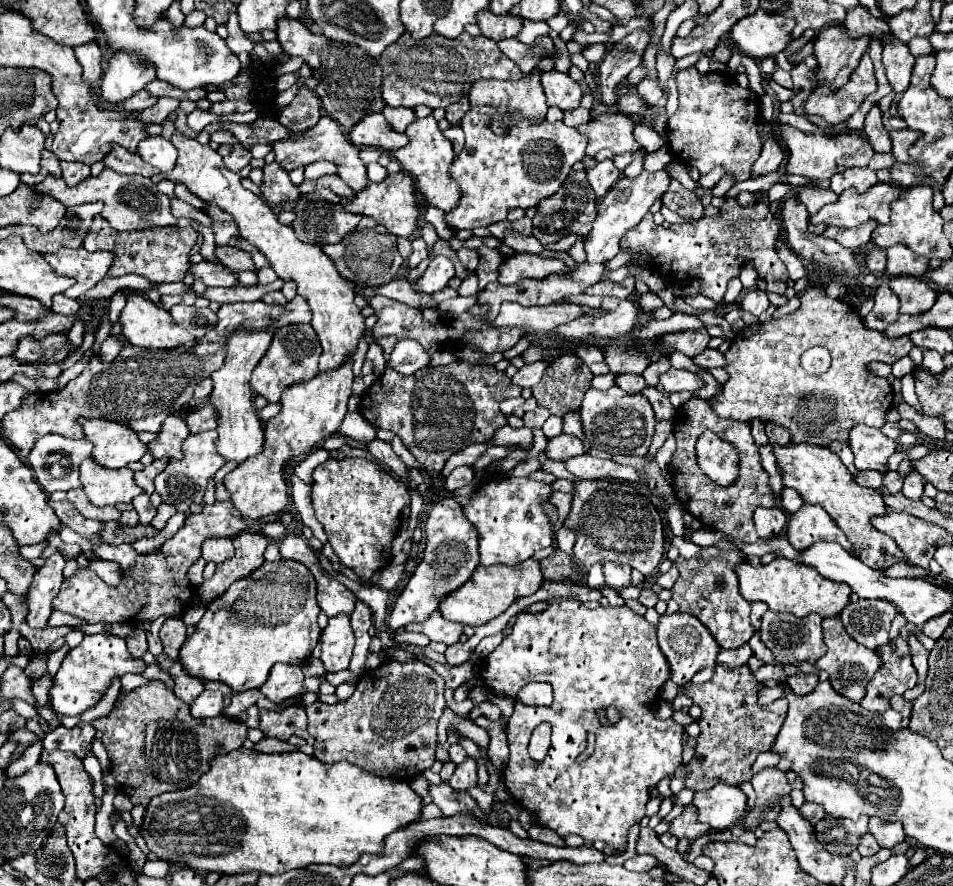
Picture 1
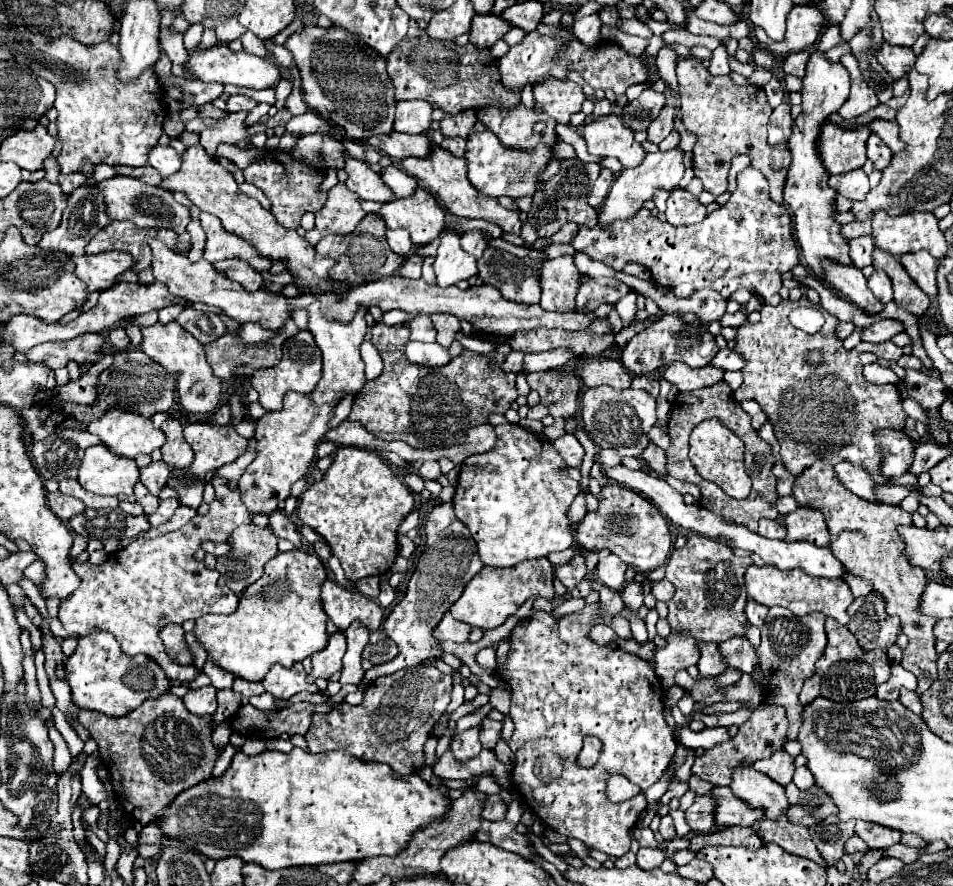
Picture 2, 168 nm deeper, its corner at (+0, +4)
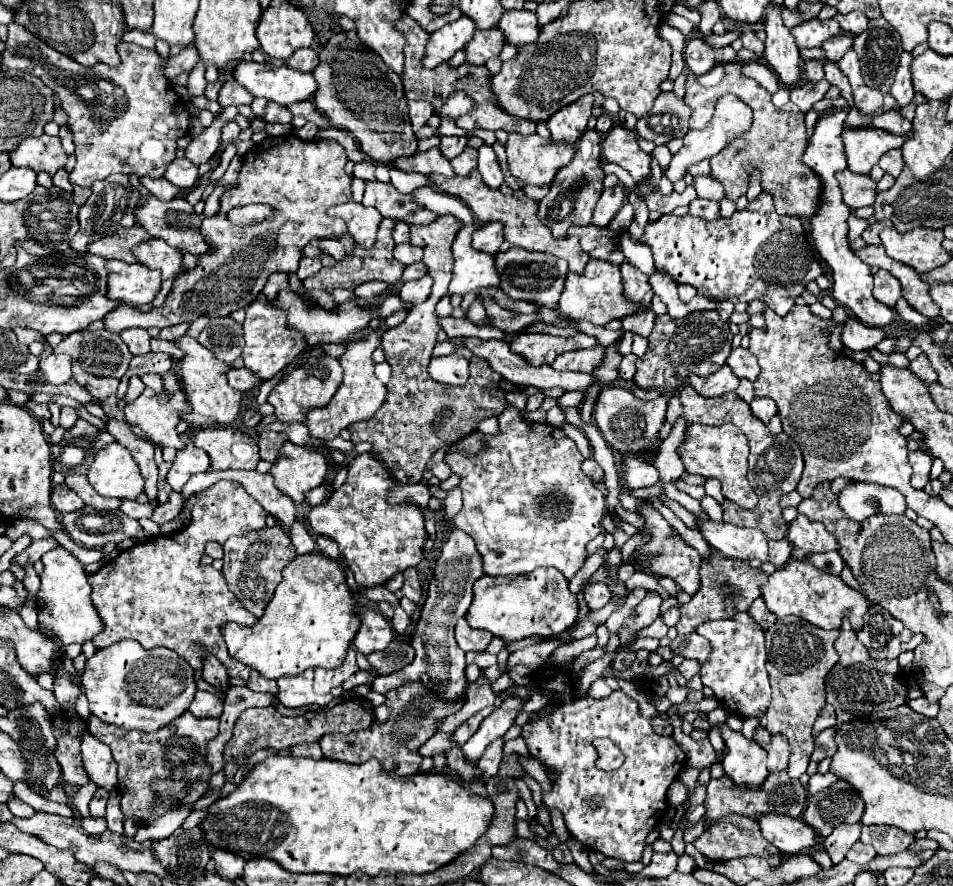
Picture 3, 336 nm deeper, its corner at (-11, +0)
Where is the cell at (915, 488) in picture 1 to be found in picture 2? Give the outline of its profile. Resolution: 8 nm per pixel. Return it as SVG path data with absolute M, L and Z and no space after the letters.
M881 486L881 488L875 488L875 502L899 506L903 502L903 498L909 496L911 490L913 490L911 486Z

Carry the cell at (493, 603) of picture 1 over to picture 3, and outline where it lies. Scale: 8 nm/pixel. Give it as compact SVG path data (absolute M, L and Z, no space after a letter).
M536 568L516 578L482 576L474 582L474 600L466 612L466 622L472 628L488 630L494 636L512 642L538 634L552 638L558 632L574 626L578 616L576 596L568 590L568 580L556 568Z

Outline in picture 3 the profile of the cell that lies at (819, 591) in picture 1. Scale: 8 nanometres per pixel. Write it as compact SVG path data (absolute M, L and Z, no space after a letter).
M790 562L784 568L778 568L774 574L770 574L768 582L762 586L762 598L768 610L774 612L778 618L794 614L824 630L840 628L842 618L848 618L852 628L858 632L860 626L864 624L862 616L868 610L868 600L864 598L862 592L852 590L838 576L826 574L822 570L816 570L812 564L800 562Z

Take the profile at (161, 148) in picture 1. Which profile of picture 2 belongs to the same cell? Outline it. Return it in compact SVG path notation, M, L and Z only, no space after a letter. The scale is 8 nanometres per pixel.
M155 146L149 152L149 164L167 178L169 174L175 174L181 168L181 156L171 146Z

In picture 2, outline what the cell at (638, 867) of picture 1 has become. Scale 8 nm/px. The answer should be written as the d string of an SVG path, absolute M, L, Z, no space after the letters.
M639 848L637 852L637 866L643 870L659 868L665 860L665 852L661 848Z

